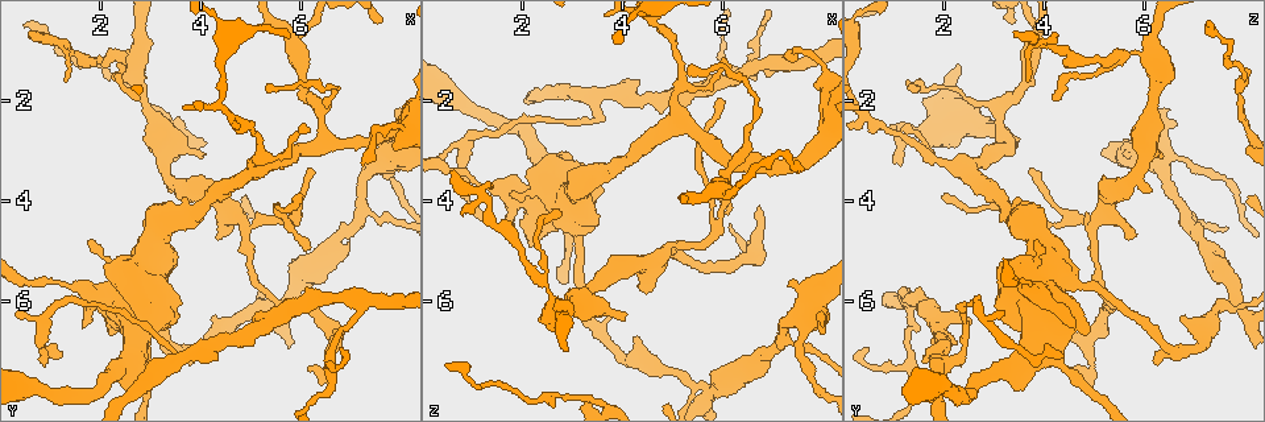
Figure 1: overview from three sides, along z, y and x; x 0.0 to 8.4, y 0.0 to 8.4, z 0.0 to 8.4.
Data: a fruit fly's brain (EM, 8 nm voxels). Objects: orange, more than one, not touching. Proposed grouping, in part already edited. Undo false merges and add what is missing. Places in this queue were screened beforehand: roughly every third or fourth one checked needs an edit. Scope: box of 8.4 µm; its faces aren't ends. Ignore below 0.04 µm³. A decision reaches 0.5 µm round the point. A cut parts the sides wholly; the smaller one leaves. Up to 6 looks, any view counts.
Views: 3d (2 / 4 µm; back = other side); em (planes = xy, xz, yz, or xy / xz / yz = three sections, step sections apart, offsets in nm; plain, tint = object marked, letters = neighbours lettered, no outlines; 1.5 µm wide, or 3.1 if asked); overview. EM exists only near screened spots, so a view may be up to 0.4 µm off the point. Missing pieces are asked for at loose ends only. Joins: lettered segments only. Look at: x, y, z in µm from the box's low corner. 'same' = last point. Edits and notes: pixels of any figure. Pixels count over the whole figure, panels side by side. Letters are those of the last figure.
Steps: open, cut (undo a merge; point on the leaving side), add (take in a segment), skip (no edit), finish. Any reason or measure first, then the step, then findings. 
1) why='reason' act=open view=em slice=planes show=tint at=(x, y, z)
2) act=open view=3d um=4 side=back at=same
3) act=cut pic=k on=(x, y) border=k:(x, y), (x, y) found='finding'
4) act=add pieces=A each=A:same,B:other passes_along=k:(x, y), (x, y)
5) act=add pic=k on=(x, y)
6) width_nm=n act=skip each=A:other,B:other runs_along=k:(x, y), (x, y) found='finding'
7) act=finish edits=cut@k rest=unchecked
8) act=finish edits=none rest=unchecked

why='arms part here' act=open view=3d um=4 at=(4.90, 4.45, 5.00)

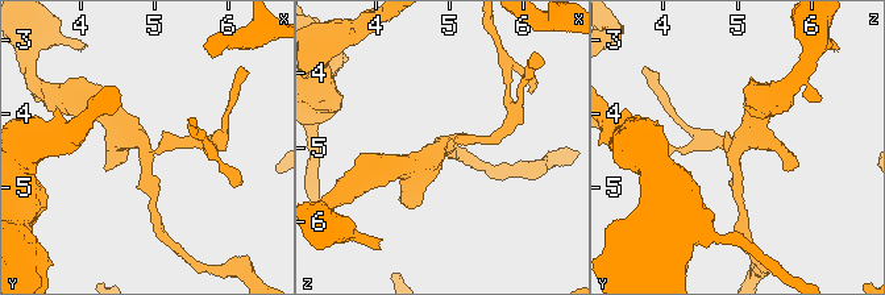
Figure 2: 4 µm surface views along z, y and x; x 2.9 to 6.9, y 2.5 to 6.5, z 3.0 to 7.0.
arms=3 act=open view=em slice=planes show=tint at=(4.85, 4.45, 5.00)

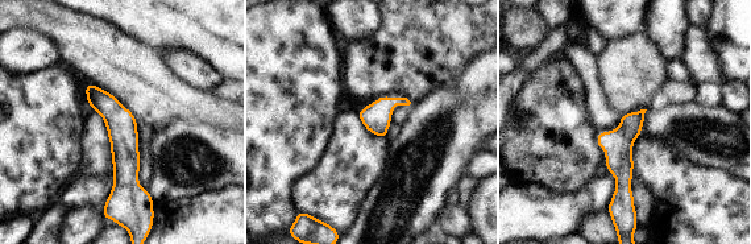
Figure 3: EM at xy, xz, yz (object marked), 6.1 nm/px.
why='see the neighbours' act=open view=em slice=planes show=letters at=same

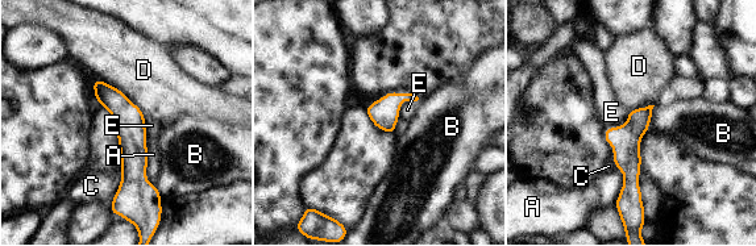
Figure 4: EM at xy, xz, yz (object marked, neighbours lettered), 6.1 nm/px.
width_nm=180 act=skip each=A:other,B:other,C:other,D:other,E:other border=4:(416, 103), (404, 100), (398, 116) found='all the same cell'

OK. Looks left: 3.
why='tapers out' act=open view=3d um=2 at=(1.75, 4.75, 3.80)

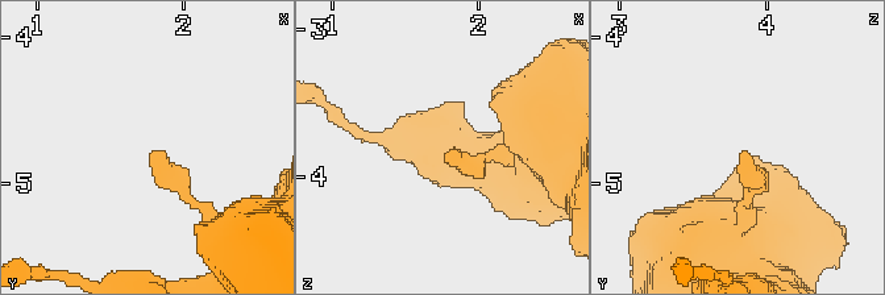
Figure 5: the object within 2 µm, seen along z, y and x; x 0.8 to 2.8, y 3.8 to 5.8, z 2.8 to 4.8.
act=open view=em slice=planes show=letters at=(1.78, 4.78, 3.82)

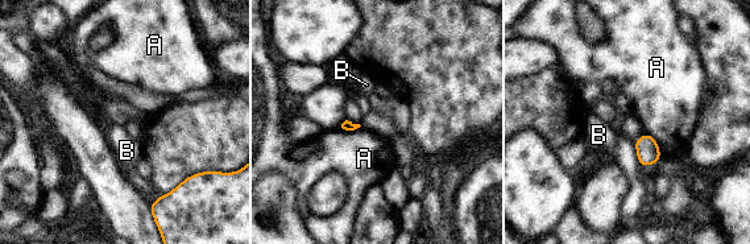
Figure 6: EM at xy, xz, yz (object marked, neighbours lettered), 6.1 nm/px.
act=skip each=A:other,B:other border=6:(646, 132), (657, 143), (661, 157) found='none of them fits'

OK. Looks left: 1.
act=finish edits=none rest=unchecked

